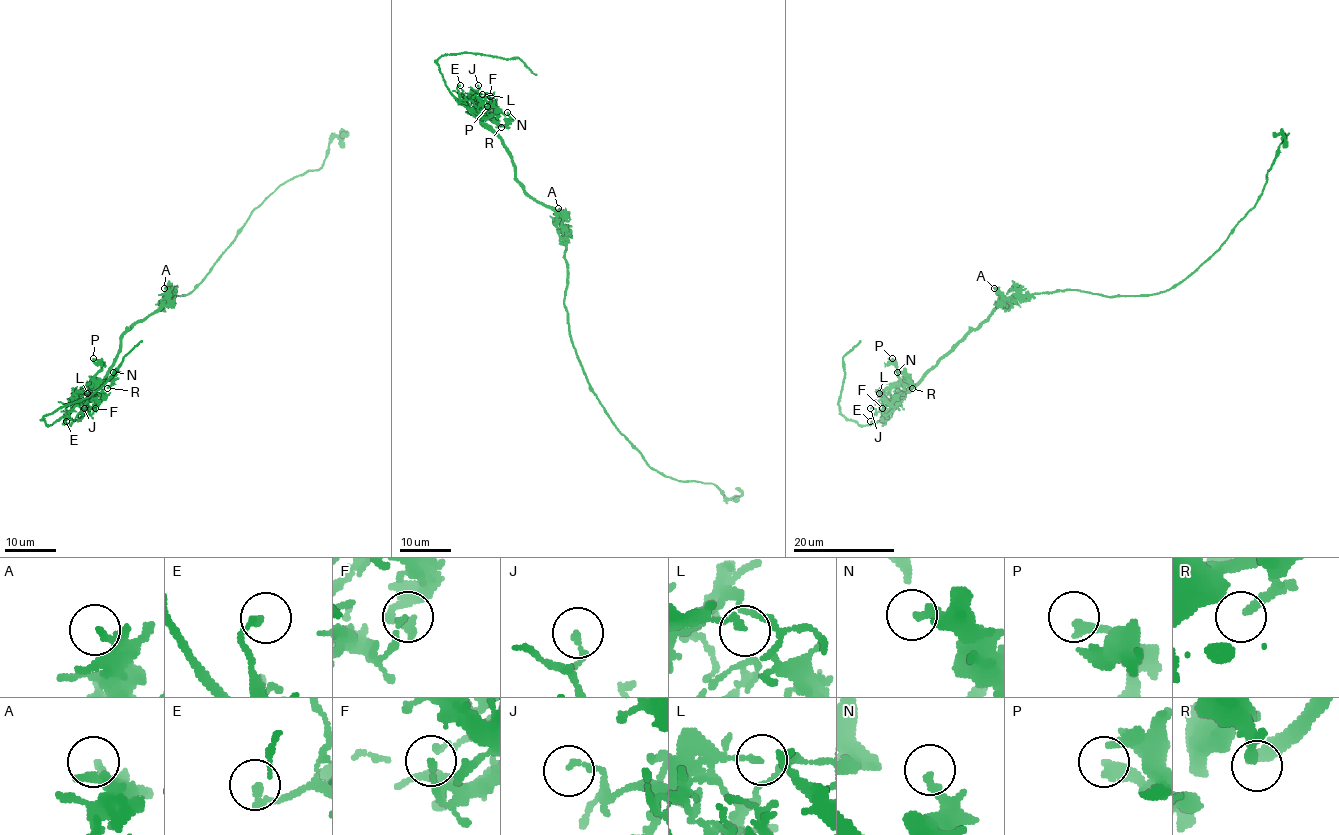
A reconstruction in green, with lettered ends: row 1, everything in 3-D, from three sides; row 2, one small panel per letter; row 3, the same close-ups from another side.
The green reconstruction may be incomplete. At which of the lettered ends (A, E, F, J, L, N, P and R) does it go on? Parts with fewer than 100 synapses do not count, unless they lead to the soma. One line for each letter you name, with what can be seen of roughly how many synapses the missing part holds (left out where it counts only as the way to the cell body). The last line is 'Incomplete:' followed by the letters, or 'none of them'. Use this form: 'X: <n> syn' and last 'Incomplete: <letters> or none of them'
Incomplete: none of them

